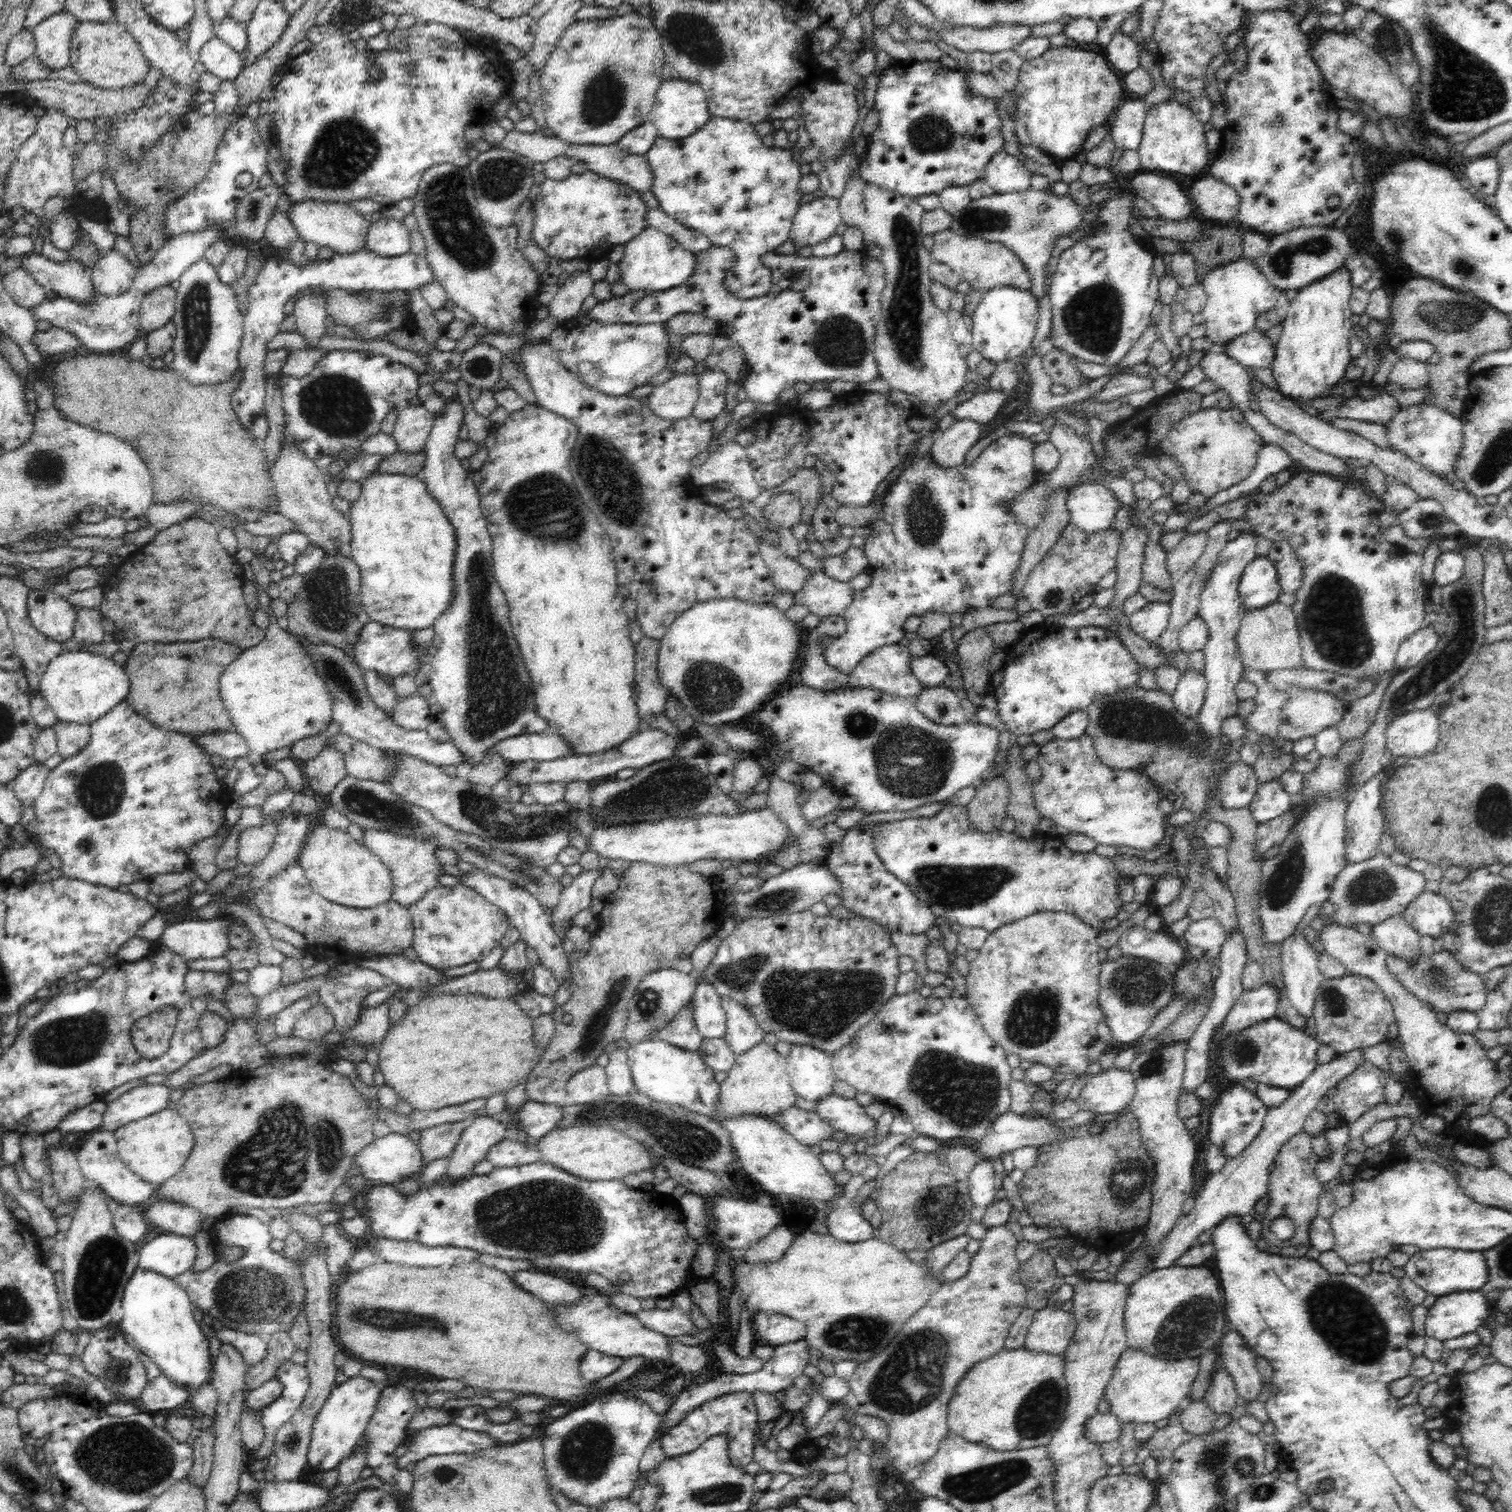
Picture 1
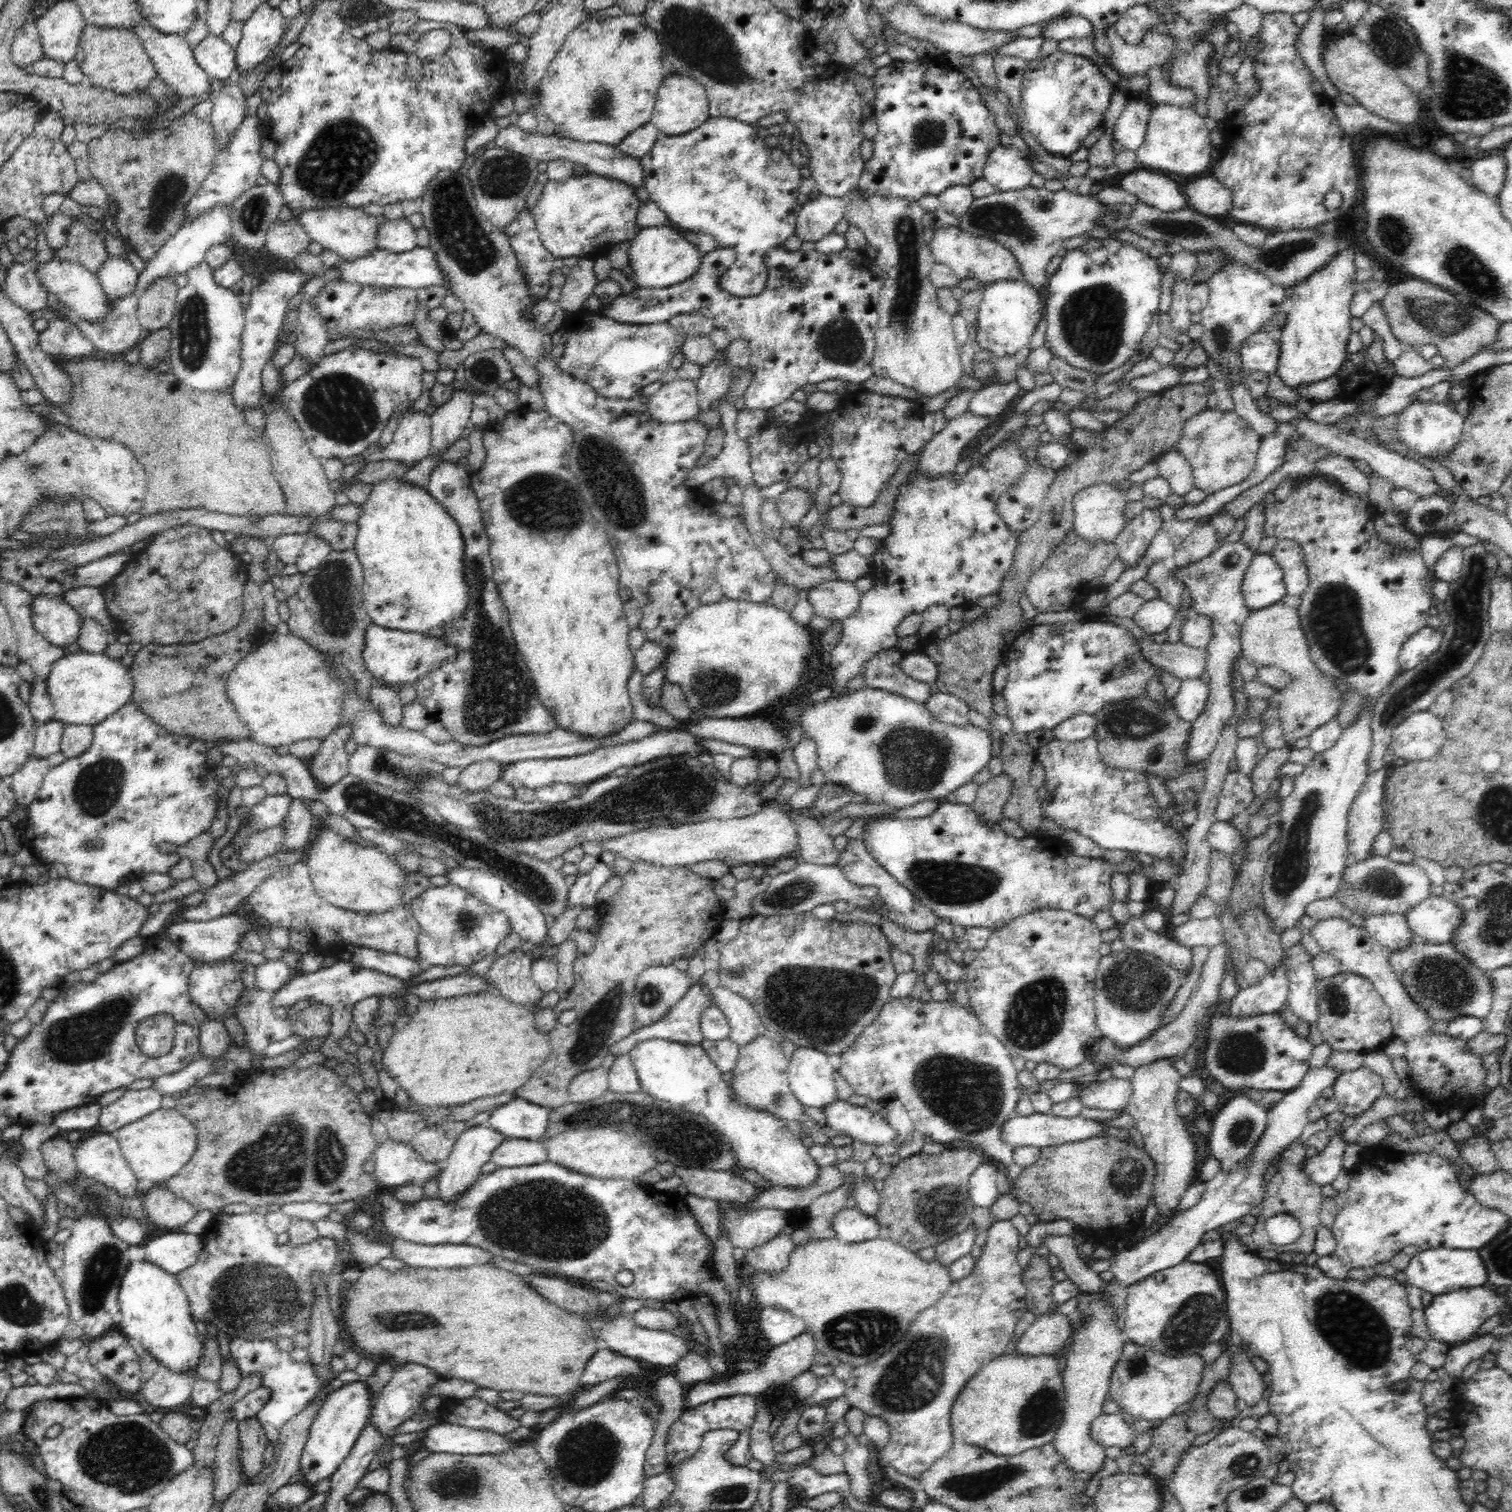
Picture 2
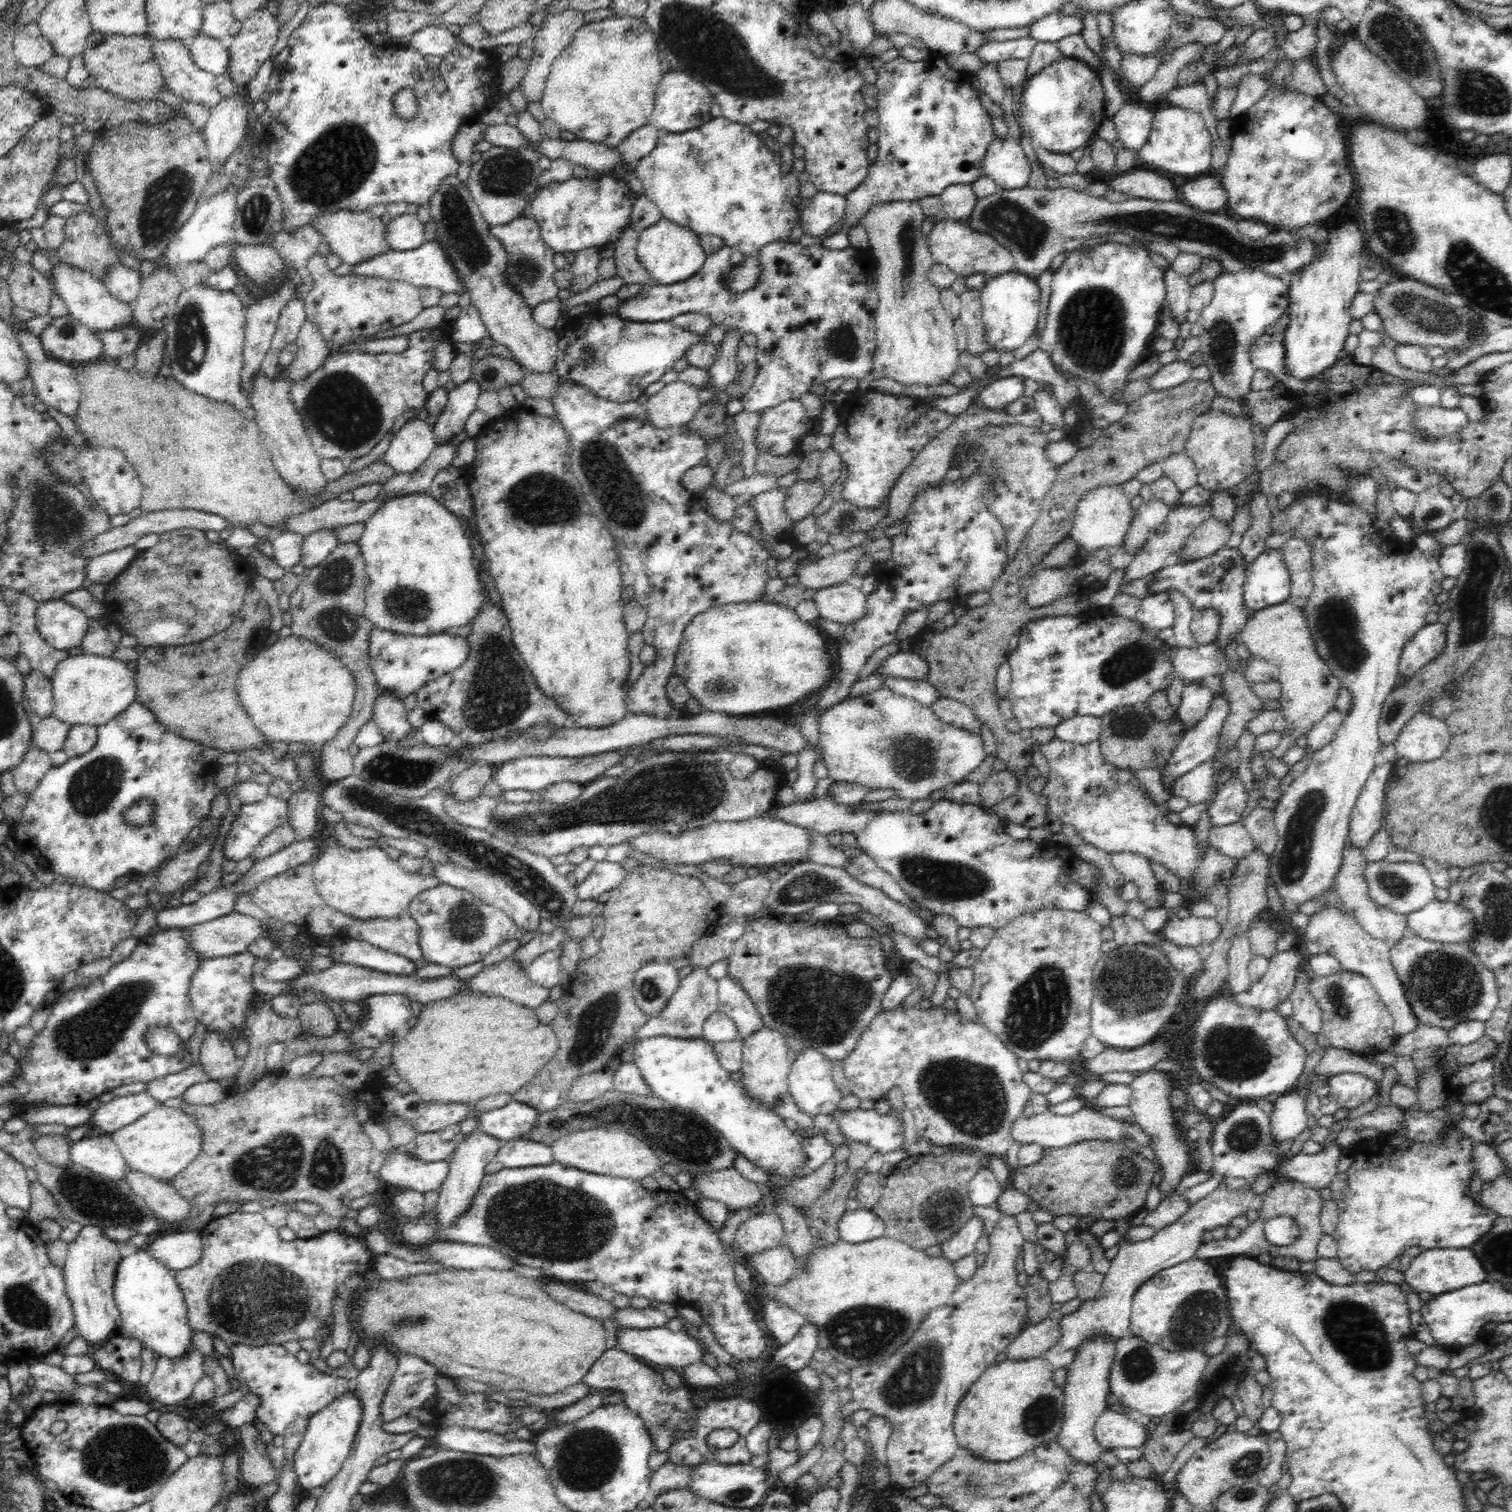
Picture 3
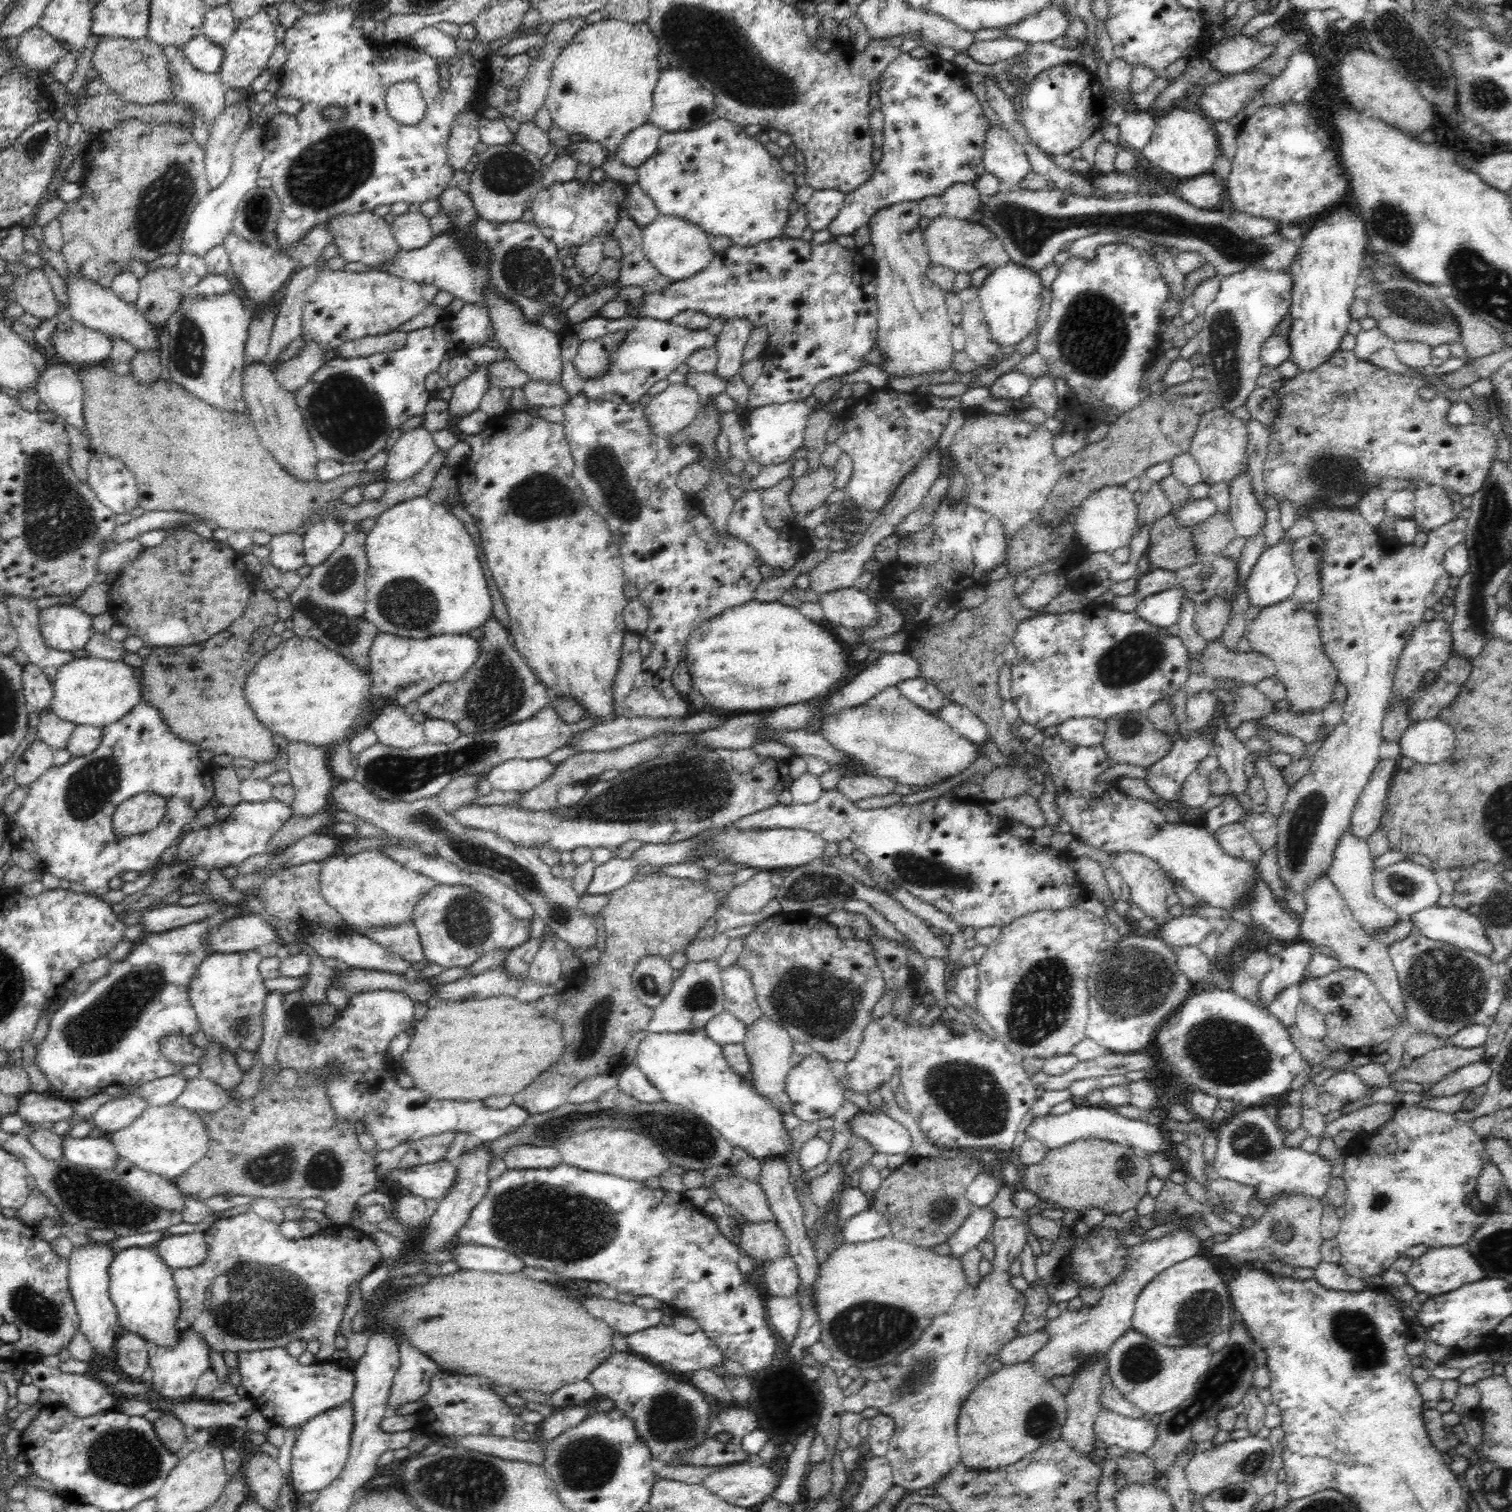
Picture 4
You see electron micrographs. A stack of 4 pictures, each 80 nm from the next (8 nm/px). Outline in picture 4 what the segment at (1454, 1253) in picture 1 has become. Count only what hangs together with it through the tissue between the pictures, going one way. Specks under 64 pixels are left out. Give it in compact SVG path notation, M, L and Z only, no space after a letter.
M1463 1246L1428 1248L1423 1256L1413 1260L1410 1271L1406 1274L1416 1292L1426 1292L1431 1295L1442 1295L1452 1292L1464 1285L1484 1280L1484 1270L1476 1263L1476 1258Z

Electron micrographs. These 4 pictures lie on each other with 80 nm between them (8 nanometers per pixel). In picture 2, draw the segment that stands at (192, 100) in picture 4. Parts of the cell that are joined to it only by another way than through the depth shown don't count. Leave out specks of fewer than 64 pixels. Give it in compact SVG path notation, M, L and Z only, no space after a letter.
M142 16L132 32L136 34L141 40L144 49L146 49L146 54L152 59L154 63L154 68L156 69L157 76L160 77L166 84L179 96L183 98L190 98L190 96L203 96L203 100L212 100L214 93L210 90L210 78L208 73L203 68L198 66L196 59L194 58L194 53L192 47L185 40L185 35L181 34L162 34L162 32L156 32L148 24L148 19Z

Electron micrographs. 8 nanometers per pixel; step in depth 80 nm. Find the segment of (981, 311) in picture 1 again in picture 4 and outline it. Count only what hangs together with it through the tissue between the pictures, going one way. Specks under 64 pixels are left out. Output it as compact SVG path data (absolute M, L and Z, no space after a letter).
M1008 262L1008 264L1004 264L1004 267L996 268L980 286L979 298L985 324L989 328L992 339L1000 346L1014 346L1024 340L1032 329L1036 329L1042 305L1043 286L1041 282L1037 272Z

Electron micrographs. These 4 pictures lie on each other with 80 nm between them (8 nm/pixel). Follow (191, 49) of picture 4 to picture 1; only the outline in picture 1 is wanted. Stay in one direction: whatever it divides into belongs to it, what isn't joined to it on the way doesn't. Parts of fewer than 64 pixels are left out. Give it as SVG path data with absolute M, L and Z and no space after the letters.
M214 37L200 49L197 59L201 68L217 76L221 81L234 81L244 68L242 54Z

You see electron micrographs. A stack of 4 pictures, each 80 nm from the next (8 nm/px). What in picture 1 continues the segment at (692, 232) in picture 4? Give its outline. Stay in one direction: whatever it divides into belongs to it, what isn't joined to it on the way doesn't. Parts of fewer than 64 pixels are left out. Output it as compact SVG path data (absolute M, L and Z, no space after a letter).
M648 226L625 245L622 261L618 264L621 271L620 282L630 291L667 291L688 280L694 273L696 264L696 254L683 248L674 237Z

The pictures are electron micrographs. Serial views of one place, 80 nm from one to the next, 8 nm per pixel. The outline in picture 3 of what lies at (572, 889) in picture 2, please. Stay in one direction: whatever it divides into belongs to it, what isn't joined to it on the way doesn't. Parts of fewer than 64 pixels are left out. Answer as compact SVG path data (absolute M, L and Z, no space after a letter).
M598 862L590 876L575 886L576 895L580 900L597 899L600 894L618 888L626 874L621 862Z

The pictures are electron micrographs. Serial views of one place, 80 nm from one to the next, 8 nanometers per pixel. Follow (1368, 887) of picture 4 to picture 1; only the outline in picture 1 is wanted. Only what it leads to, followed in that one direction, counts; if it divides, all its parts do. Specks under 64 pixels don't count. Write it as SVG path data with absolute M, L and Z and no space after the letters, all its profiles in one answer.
M1402 915L1392 916L1372 925L1371 936L1389 955L1415 963L1420 956L1421 934L1416 932Z

